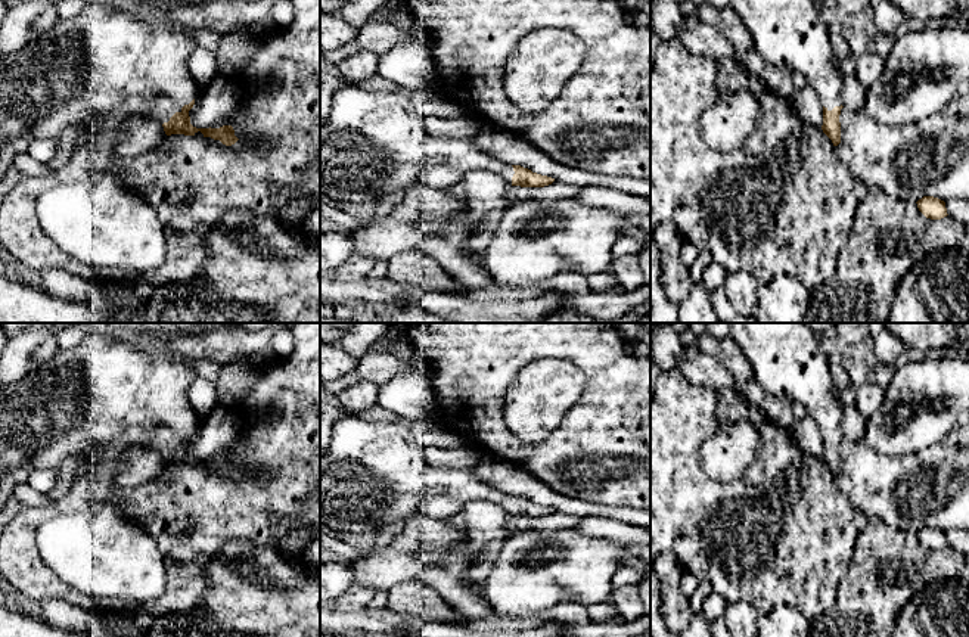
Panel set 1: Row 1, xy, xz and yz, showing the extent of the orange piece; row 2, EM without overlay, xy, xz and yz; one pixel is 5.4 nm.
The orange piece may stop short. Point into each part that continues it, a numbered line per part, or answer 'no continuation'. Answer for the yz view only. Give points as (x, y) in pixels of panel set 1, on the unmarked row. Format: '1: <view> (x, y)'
1: yz (786, 359)

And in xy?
1: xy (101, 397)

